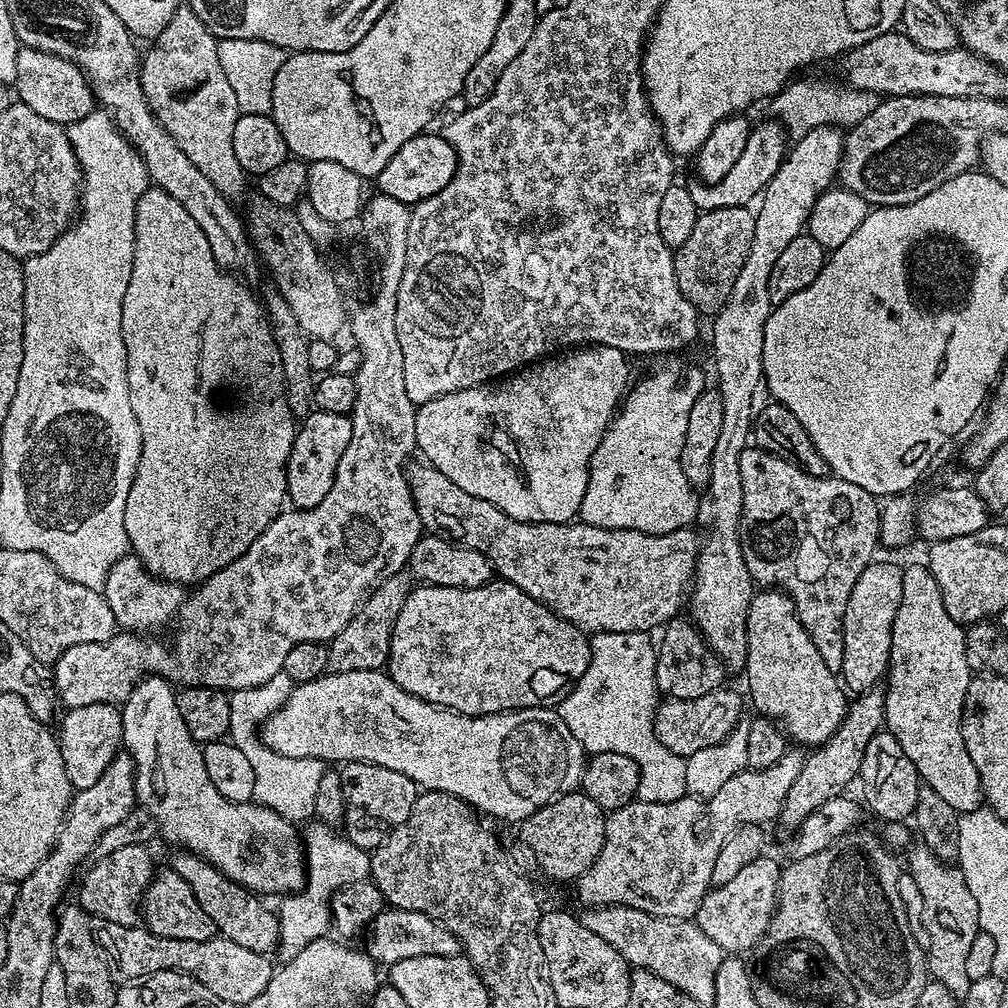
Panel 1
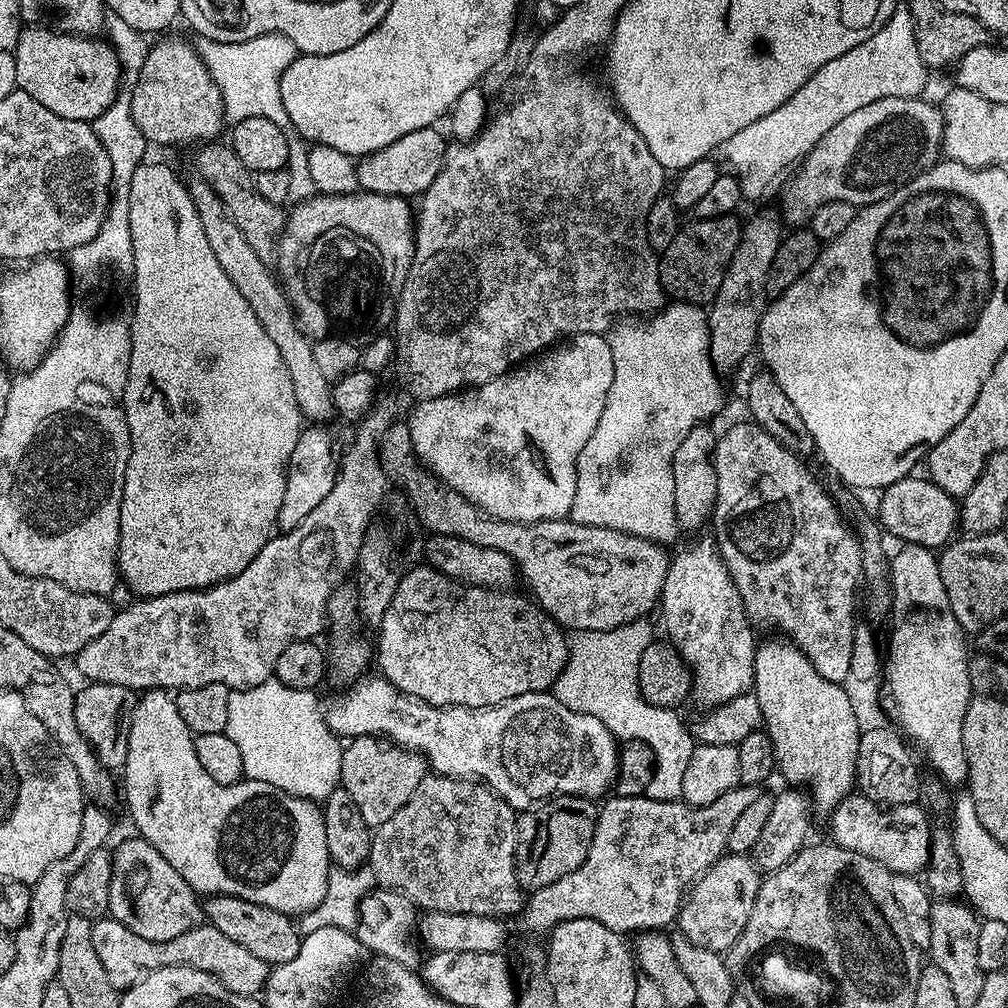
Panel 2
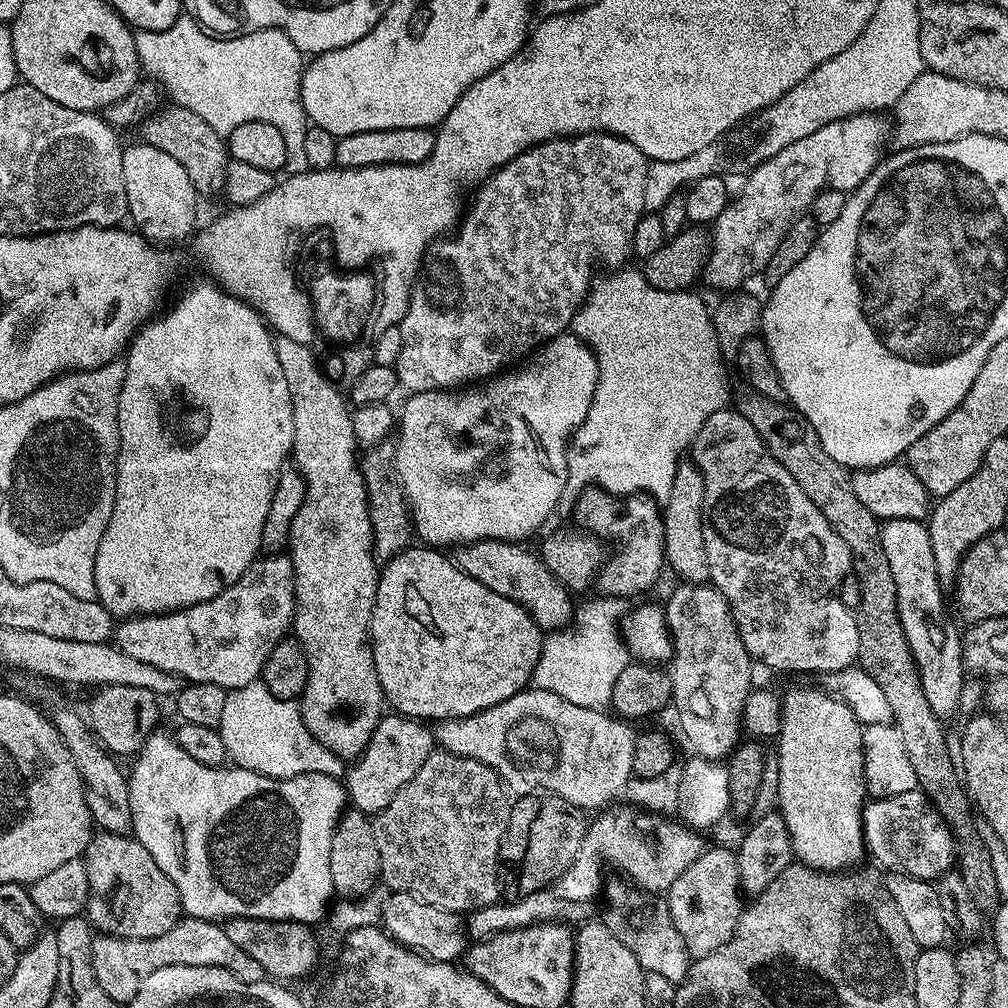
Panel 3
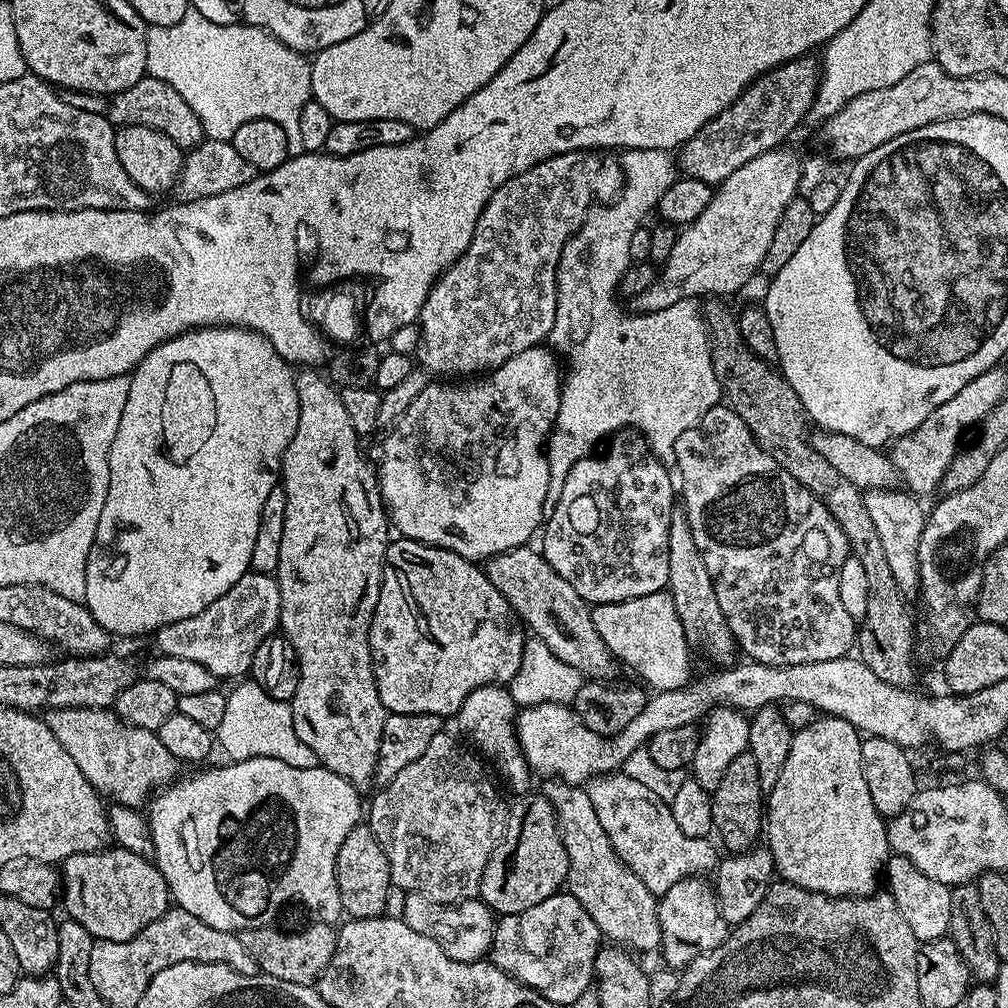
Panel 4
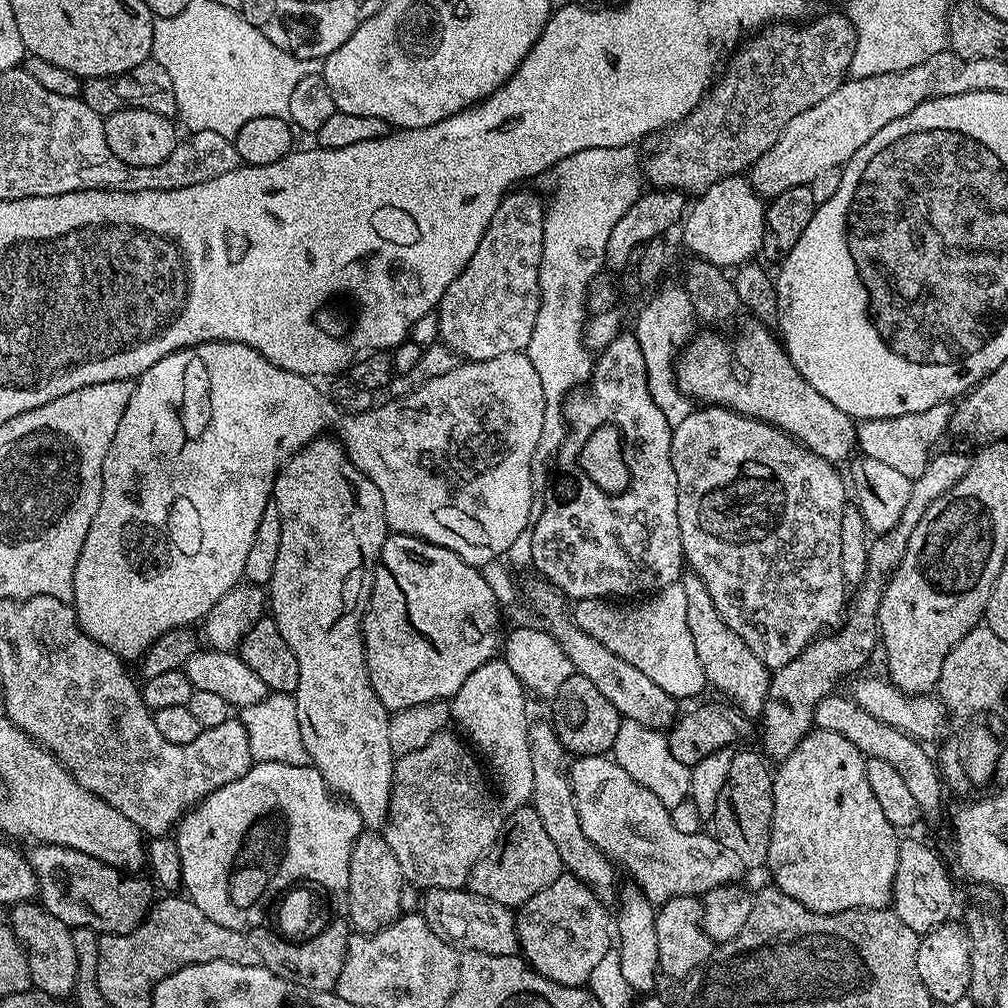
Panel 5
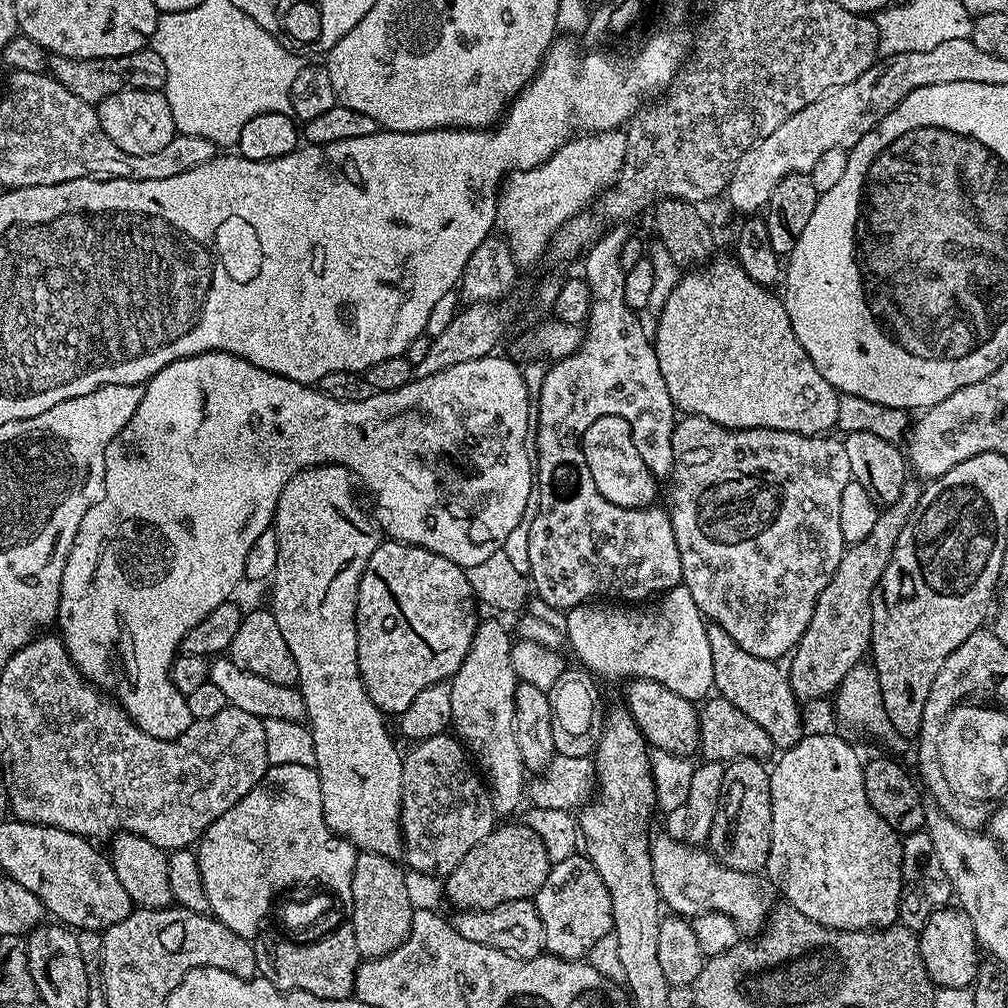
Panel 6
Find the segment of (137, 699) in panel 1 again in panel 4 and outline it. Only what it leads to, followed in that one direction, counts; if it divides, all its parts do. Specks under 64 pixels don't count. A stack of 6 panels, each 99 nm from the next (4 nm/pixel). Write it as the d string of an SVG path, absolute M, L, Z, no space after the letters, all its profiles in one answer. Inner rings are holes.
M250 758L249 760L228 762L225 765L225 768L208 768L205 772L190 777L189 780L177 779L151 797L146 819L152 831L154 863L160 869L162 878L166 878L169 897L175 901L179 908L194 914L194 918L202 918L202 922L206 922L206 926L214 926L214 930L226 930L237 934L245 932L247 928L263 928L271 925L275 921L272 919L287 904L292 903L309 908L316 915L313 917L319 923L335 925L345 915L342 898L338 894L338 882L336 881L338 850L341 849L346 834L350 834L350 830L354 830L354 826L361 823L361 789L357 785L351 784L346 778L334 774L326 767L317 766L310 769L299 769L298 766L286 766L286 762L278 762L278 758Z

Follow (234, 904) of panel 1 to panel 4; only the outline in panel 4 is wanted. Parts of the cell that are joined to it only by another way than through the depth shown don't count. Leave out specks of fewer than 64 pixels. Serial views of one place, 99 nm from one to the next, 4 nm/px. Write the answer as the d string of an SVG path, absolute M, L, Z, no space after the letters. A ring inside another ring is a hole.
M312 922L309 928L301 932L279 932L276 926L247 928L245 932L239 933L239 938L263 975L282 978L282 982L312 986L319 981L334 954L337 935L333 925Z

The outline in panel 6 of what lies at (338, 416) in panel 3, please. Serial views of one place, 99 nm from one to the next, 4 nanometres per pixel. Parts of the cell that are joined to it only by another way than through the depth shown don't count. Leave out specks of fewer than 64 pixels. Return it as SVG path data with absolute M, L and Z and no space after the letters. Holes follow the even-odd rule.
M313 464L305 466L301 472L294 474L290 482L282 490L276 507L274 527L278 537L278 566L276 575L271 577L272 604L270 610L274 614L274 622L278 622L278 630L282 630L282 638L286 638L286 646L290 646L290 654L294 654L294 662L298 662L298 685L304 699L306 727L311 732L316 755L315 769L320 776L322 790L322 810L326 818L326 826L332 832L337 832L344 840L349 840L360 852L382 854L386 858L396 860L404 854L404 835L400 833L400 811L402 810L402 766L404 757L401 749L396 749L392 736L388 733L385 713L380 711L374 702L370 702L370 694L366 694L366 686L358 670L358 630L356 629L356 607L358 606L358 586L362 582L362 574L366 570L364 560L364 511L356 501L356 492L352 489L354 477L347 468L340 464Z

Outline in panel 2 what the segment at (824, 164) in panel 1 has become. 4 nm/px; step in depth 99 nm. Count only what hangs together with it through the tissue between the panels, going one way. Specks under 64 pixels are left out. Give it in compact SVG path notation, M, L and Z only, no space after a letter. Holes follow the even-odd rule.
M762 210L743 223L738 249L723 275L722 285L708 312L710 352L717 373L734 371L757 347L760 319L764 317L764 309L768 304L766 278L784 237L781 225L781 215L772 210ZM711 535L703 536L696 538L701 540L694 541L689 548L682 549L677 556L675 553L669 559L658 612L664 615L664 628L669 636L667 639L692 670L691 699L697 700L701 709L711 710L753 691L754 658L758 639L752 633L754 625L744 608L742 594L738 594L738 586L734 584L734 578L730 578L730 570L716 549L715 539Z

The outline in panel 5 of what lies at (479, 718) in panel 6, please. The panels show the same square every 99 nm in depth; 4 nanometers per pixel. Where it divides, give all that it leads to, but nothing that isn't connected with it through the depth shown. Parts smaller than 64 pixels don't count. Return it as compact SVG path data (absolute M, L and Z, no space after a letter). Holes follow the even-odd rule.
M493 658L478 666L478 670L474 670L474 674L470 674L466 682L462 682L462 686L450 700L455 727L467 737L470 744L472 739L471 747L481 757L484 755L488 759L487 771L496 775L501 788L501 792L498 792L499 799L508 810L525 807L534 794L534 770L530 763L528 742L530 717L527 698L529 699L524 684L516 677L514 670L506 666L503 658Z

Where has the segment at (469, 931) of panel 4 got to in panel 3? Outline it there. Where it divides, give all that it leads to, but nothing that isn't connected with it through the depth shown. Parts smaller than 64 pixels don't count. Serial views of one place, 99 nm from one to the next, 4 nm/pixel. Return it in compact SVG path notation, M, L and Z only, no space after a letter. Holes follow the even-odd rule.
M392 892L382 911L382 927L393 940L414 952L423 953L429 960L456 962L466 951L466 928L461 917L433 904L417 900L409 892Z

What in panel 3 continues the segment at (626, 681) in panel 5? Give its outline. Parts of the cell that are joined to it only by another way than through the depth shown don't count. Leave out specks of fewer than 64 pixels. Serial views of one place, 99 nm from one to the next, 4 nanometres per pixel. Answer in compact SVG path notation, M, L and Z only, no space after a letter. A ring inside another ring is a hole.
M476 540L455 549L454 563L470 578L482 582L494 594L502 594L518 602L532 615L542 630L563 630L573 623L573 595L564 587L559 578L544 565L535 551L527 552L525 545L510 540Z

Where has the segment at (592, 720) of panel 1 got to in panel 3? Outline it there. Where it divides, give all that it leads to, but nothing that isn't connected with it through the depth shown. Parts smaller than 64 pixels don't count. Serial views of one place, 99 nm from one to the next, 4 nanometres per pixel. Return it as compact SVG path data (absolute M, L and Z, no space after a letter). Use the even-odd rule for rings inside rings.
M604 596L589 604L579 605L574 623L563 630L552 630L545 635L538 666L534 666L531 687L550 690L574 706L607 709L612 702L614 684L630 662L624 644L621 624L630 611L627 599Z

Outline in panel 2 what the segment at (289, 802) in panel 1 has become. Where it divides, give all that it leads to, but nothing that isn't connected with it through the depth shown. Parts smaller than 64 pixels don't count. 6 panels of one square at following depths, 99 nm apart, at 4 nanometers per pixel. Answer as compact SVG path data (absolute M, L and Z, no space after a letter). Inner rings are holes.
M275 678L262 682L258 686L230 691L230 710L226 717L226 732L234 746L242 754L242 766L247 779L258 782L270 782L278 790L291 796L302 797L313 802L322 802L340 785L343 743L328 728L325 717L321 715L317 691L312 689L294 690L282 686Z

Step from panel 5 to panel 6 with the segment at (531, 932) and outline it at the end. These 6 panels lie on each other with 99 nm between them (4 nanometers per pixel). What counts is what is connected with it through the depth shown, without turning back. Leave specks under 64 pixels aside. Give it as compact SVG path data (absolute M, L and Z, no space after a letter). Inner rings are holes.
M573 854L564 861L553 863L548 872L546 882L536 892L534 903L538 910L538 918L542 918L542 934L544 947L551 955L561 956L564 960L578 960L587 957L592 946L604 935L612 932L612 899L610 890L606 890L606 882L598 878L598 870L583 854Z

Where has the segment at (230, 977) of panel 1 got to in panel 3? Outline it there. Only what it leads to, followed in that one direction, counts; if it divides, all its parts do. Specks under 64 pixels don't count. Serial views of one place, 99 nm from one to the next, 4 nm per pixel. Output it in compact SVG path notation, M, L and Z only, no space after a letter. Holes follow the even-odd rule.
M184 916L166 934L158 934L158 938L118 938L117 936L93 935L92 961L94 976L98 984L114 1002L126 1006L142 990L142 982L154 974L154 970L162 970L162 966L214 966L242 978L242 982L254 982L265 979L262 966L250 958L226 935L226 930L215 920L203 920L193 916Z

